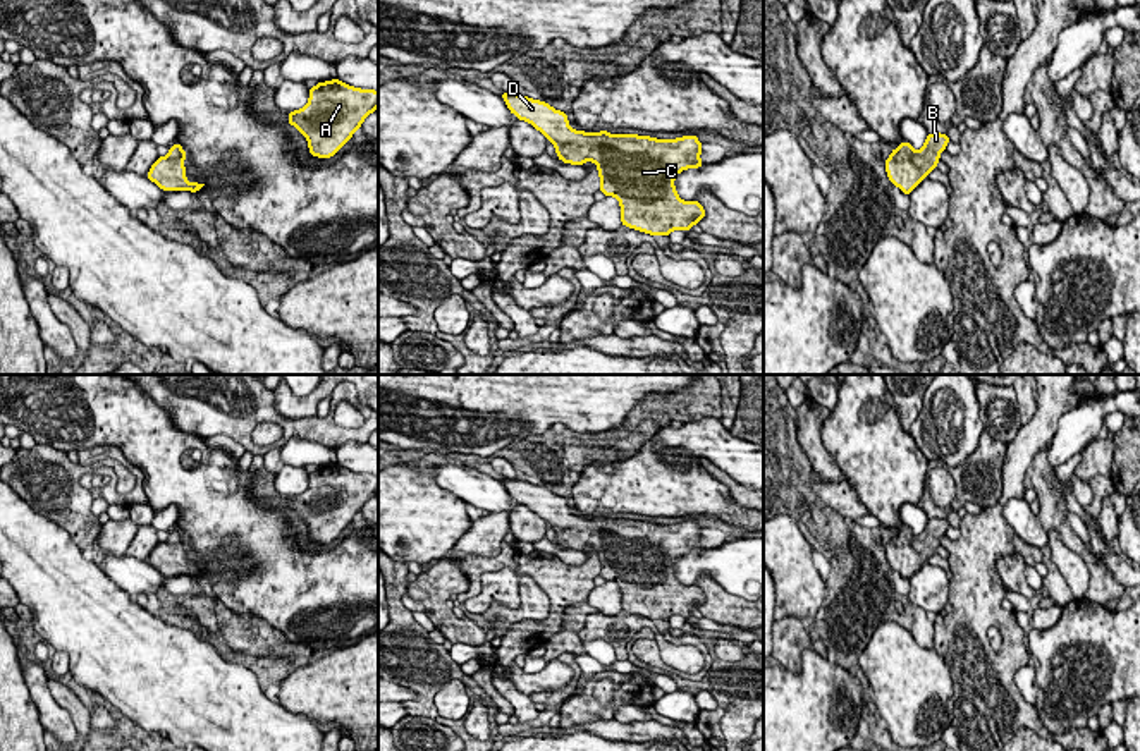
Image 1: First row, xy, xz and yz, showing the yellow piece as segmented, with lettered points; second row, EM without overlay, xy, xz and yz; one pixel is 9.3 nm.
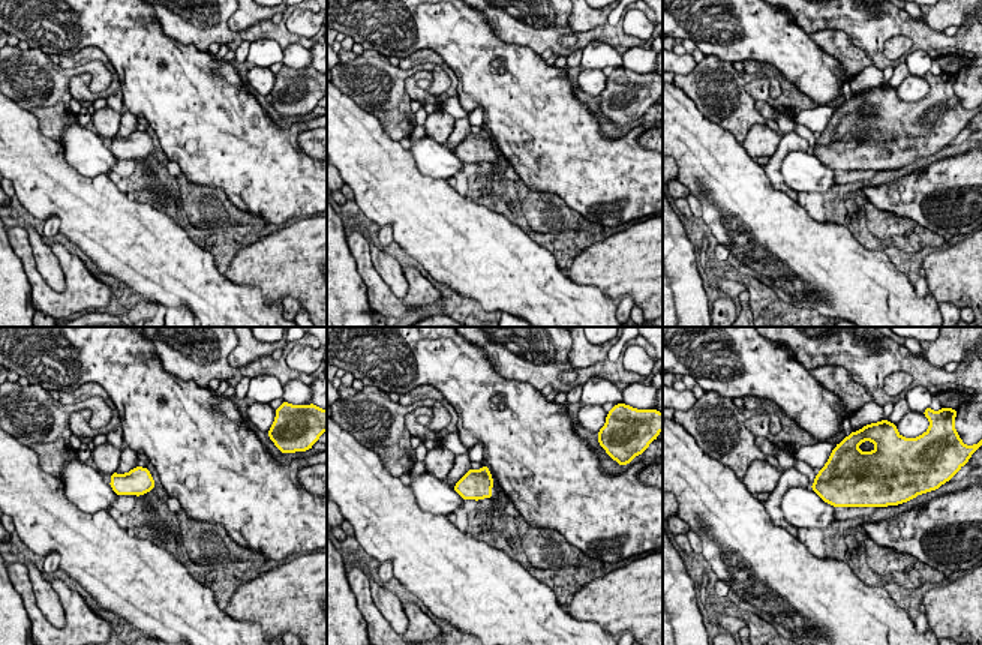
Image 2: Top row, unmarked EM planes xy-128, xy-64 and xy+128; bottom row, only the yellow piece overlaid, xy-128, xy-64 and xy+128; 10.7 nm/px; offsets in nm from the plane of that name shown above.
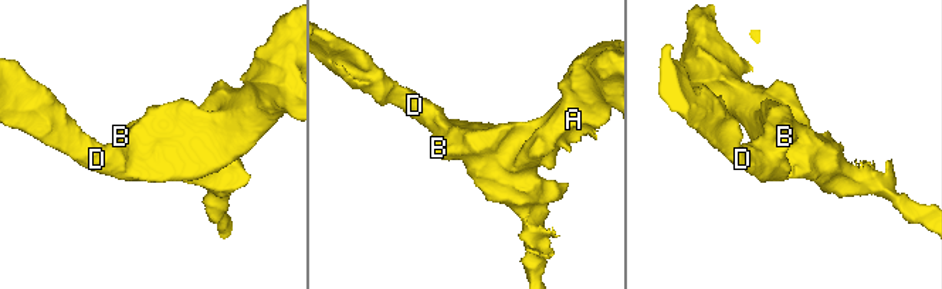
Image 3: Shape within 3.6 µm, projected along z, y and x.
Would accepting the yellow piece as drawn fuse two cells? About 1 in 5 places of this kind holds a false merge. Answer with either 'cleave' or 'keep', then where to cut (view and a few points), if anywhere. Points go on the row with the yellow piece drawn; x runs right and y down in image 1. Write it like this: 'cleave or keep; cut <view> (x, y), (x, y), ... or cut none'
keep; cut none

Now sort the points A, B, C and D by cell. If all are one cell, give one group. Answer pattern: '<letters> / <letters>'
A B C D

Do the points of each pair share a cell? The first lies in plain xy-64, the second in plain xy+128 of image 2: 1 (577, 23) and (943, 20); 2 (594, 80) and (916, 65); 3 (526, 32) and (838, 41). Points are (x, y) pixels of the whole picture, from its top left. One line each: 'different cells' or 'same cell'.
1: same cell
2: different cells
3: different cells

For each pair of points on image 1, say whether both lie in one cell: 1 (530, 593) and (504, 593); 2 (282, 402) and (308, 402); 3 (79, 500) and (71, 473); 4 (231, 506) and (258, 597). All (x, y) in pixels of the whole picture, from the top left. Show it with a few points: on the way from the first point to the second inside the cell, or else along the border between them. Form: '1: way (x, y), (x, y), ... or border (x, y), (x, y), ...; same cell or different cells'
1: border (528, 574), (549, 612), (506, 631); different cells
2: way (289, 402), (301, 402); same cell
3: way (73, 494), (71, 480); same cell
4: way (248, 528), (269, 549), (269, 574); same cell

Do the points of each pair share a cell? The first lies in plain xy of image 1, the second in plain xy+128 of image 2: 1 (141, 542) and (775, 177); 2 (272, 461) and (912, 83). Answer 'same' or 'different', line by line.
1: same
2: different

